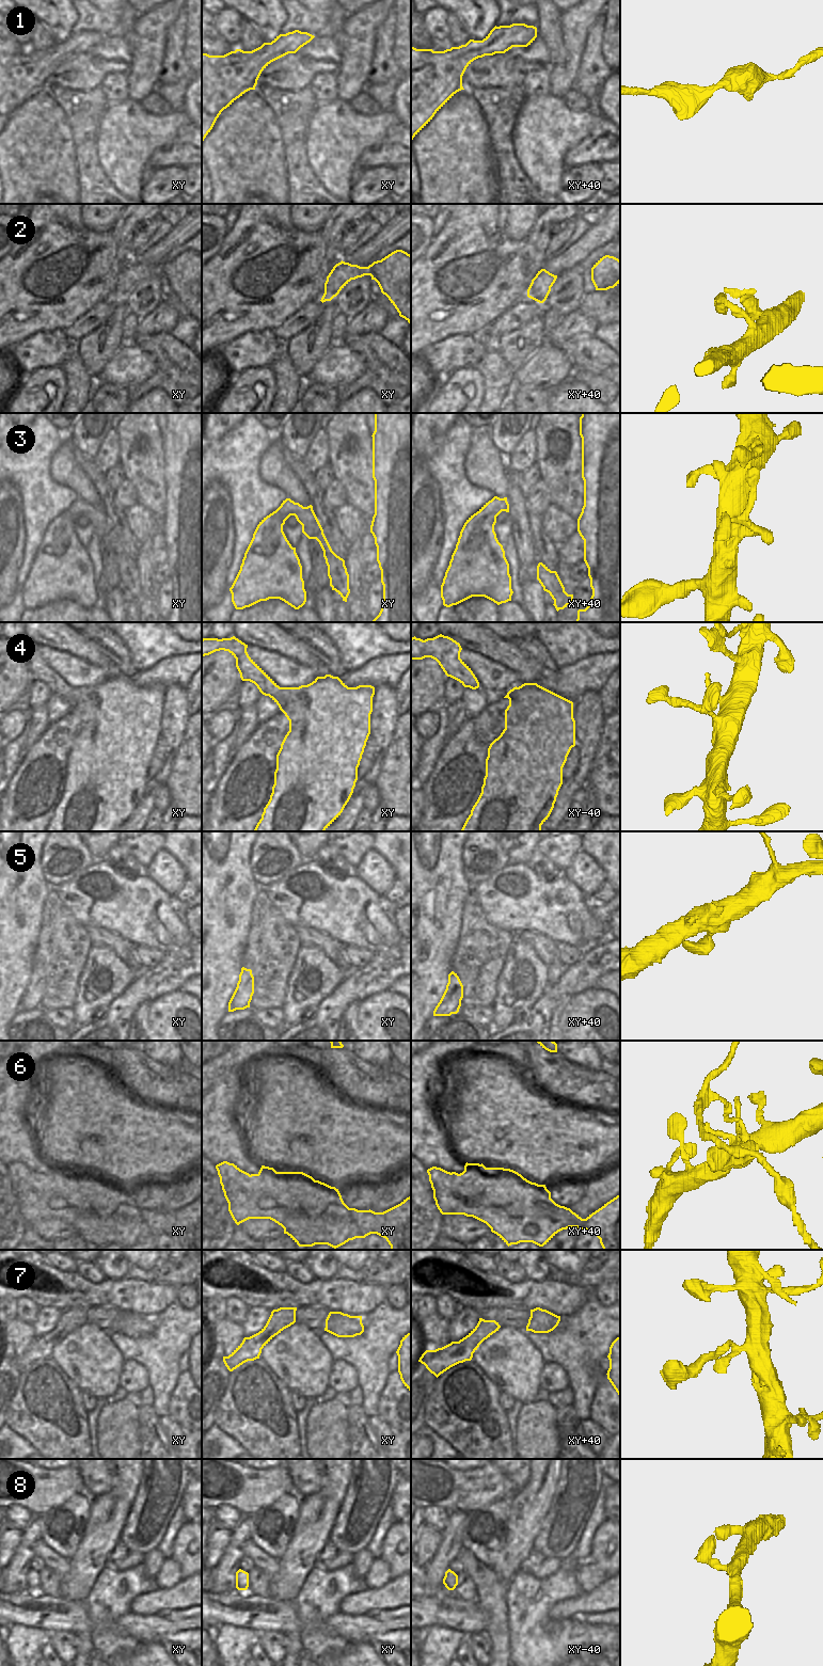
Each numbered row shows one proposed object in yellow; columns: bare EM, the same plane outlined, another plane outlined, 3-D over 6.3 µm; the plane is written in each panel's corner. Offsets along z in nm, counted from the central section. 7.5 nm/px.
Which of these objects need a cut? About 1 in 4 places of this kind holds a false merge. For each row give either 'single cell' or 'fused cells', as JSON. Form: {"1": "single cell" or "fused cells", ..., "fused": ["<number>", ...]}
{"1": "single cell", "2": "single cell", "3": "single cell", "4": "single cell", "5": "single cell", "6": "fused cells", "7": "single cell", "8": "single cell", "fused": ["6"]}

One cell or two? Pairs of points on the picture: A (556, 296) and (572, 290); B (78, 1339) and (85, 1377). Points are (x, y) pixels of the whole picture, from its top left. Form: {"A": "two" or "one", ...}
{"A": "one", "B": "one"}

